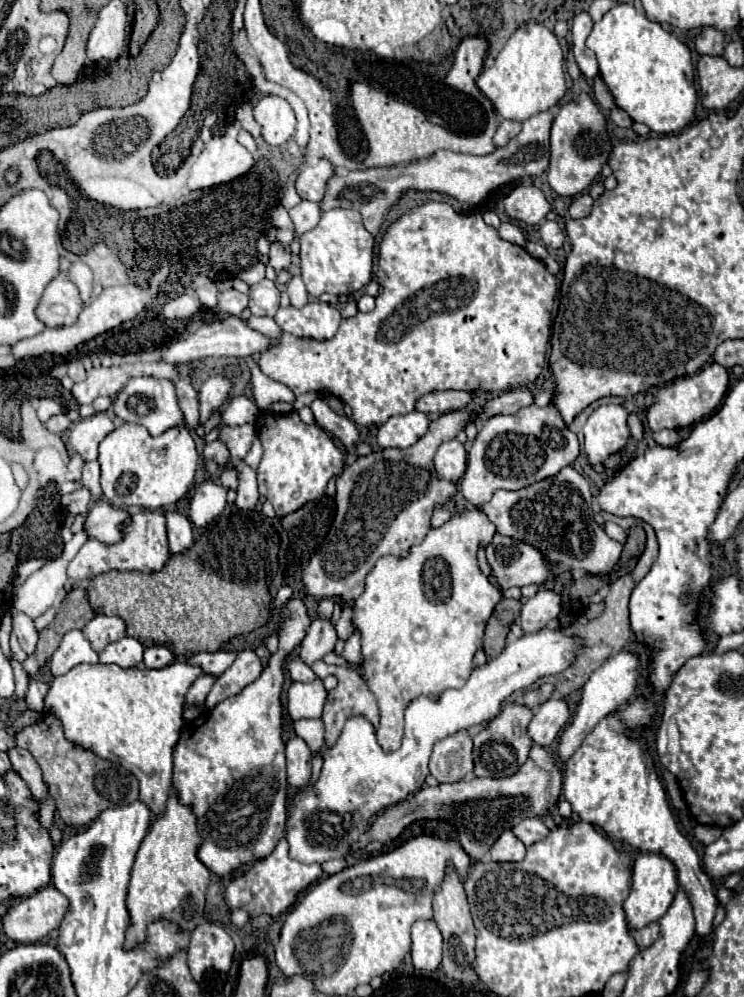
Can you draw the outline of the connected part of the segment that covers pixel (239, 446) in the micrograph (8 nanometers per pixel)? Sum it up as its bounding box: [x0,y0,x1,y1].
[218,425,256,461]

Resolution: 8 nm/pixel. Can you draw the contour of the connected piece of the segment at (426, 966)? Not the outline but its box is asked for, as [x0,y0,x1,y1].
[412,921,442,973]

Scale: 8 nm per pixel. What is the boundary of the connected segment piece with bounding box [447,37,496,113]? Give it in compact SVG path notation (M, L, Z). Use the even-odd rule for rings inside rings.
M466 37L458 45L452 68L447 74L447 84L458 91L474 97L484 109L495 112L493 104L479 90L476 79L482 71L482 61L488 51L488 41L484 37Z

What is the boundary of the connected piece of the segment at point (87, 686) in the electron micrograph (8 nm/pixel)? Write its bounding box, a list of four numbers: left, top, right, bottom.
[44,657,202,815]

